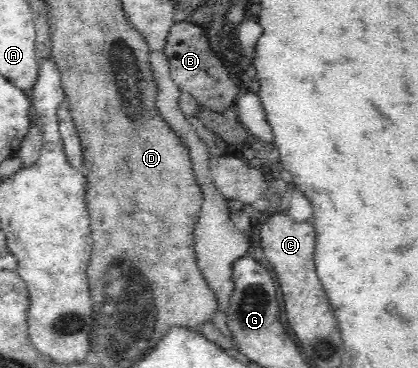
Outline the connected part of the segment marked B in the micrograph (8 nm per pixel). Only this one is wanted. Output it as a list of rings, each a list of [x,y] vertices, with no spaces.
[[[179,21],[175,23],[166,38],[164,53],[167,55],[172,79],[179,88],[189,92],[200,105],[222,113],[235,104],[239,86],[229,78],[229,72],[223,62],[213,52],[212,45],[204,27],[196,23]]]

